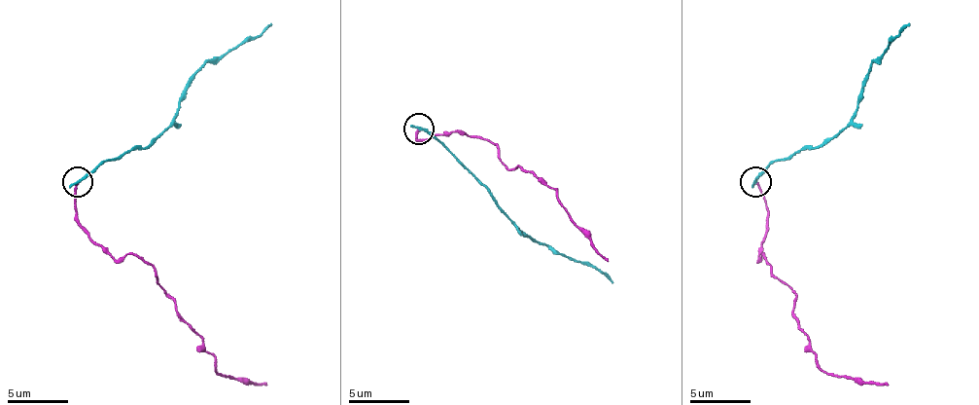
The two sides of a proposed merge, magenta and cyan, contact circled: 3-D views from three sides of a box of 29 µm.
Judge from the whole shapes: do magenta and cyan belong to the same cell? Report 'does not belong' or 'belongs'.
does not belong

